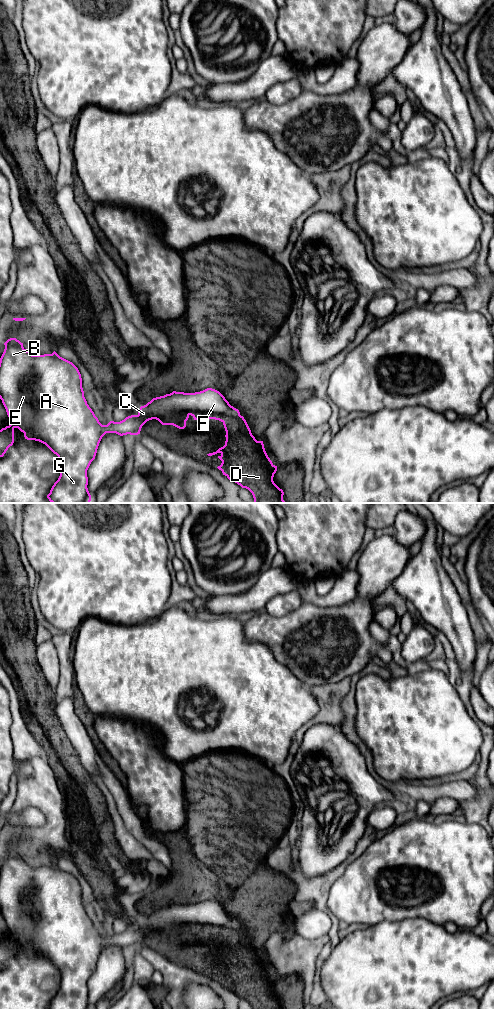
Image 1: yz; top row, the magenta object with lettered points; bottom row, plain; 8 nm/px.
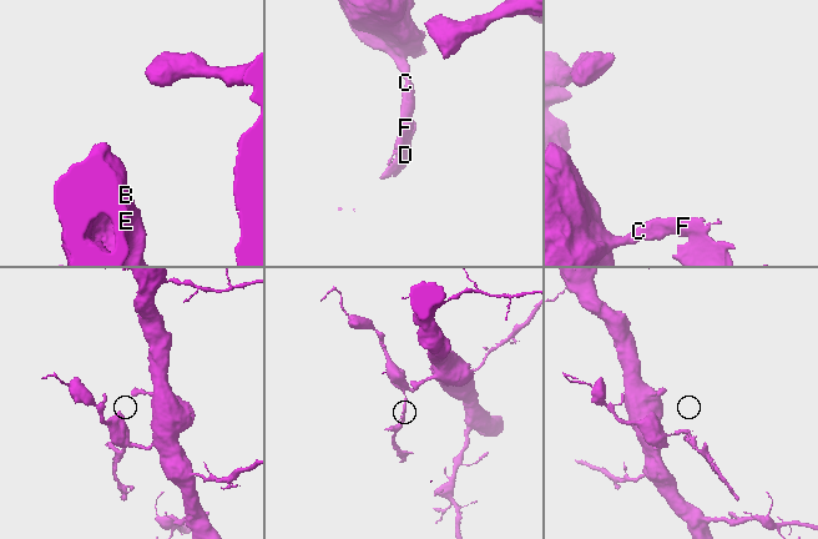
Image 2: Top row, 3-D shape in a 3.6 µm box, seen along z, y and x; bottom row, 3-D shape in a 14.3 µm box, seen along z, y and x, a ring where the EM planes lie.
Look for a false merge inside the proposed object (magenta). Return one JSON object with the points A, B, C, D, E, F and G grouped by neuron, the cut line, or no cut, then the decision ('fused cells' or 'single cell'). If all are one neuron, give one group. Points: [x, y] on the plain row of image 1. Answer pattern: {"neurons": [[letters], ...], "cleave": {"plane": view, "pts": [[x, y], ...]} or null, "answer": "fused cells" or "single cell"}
{"neurons": [["A", "B", "C", "D", "E", "F", "G"]], "cleave": null, "answer": "single cell"}

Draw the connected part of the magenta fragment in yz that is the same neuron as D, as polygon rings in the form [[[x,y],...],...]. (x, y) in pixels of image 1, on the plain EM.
[[[16,850],[8,851],[4,857],[0,870],[0,911],[10,937],[0,942],[0,969],[13,957],[15,940],[24,945],[25,951],[45,956],[60,973],[60,988],[47,1009],[91,1009],[87,1000],[87,982],[106,945],[138,947],[142,938],[152,931],[158,932],[162,937],[184,941],[190,927],[194,932],[208,930],[223,935],[226,943],[225,957],[216,964],[207,966],[221,966],[218,970],[222,975],[217,980],[223,987],[248,1001],[253,1009],[283,1009],[283,1002],[273,993],[277,978],[268,969],[263,953],[255,951],[239,922],[231,918],[219,903],[212,900],[195,905],[173,903],[153,910],[140,919],[137,927],[102,937],[87,916],[81,886],[72,874],[60,869],[55,863],[52,866],[32,867]]]

